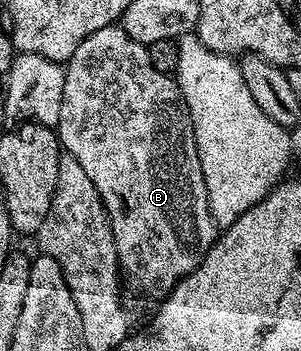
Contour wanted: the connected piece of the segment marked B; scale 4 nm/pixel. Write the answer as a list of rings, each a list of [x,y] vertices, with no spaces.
[[[112,24],[93,32],[93,36],[85,36],[81,44],[77,44],[77,52],[65,64],[65,96],[61,100],[61,116],[57,133],[62,149],[66,153],[72,154],[85,168],[89,180],[93,180],[93,188],[103,201],[103,207],[107,213],[107,219],[111,221],[111,231],[113,240],[117,248],[119,264],[124,275],[127,274],[143,290],[163,290],[170,292],[189,272],[193,272],[200,264],[203,256],[208,254],[215,244],[217,237],[217,227],[213,216],[209,212],[209,196],[205,188],[205,176],[201,172],[201,160],[197,156],[197,144],[193,136],[193,124],[191,123],[191,113],[185,104],[183,94],[179,90],[178,81],[170,74],[157,72],[149,60],[149,52],[142,42],[133,40],[123,30],[122,25]]]

